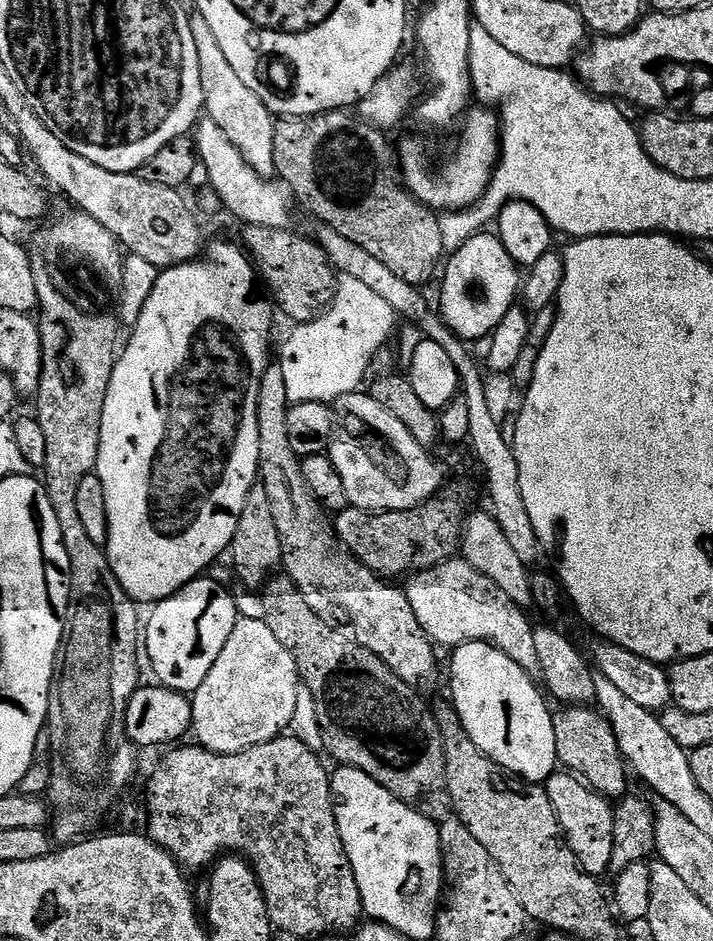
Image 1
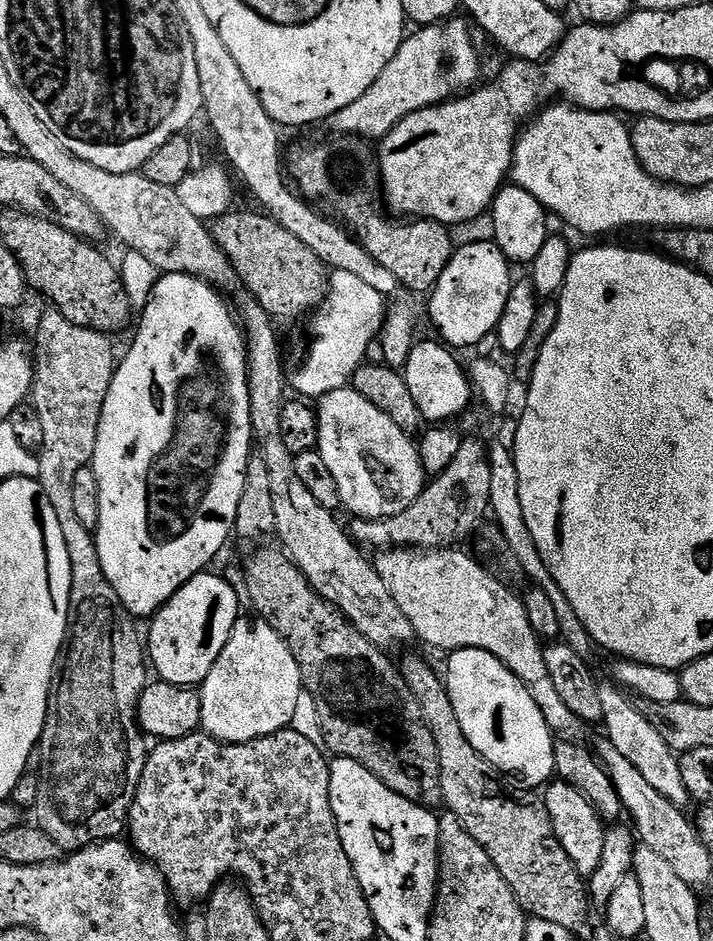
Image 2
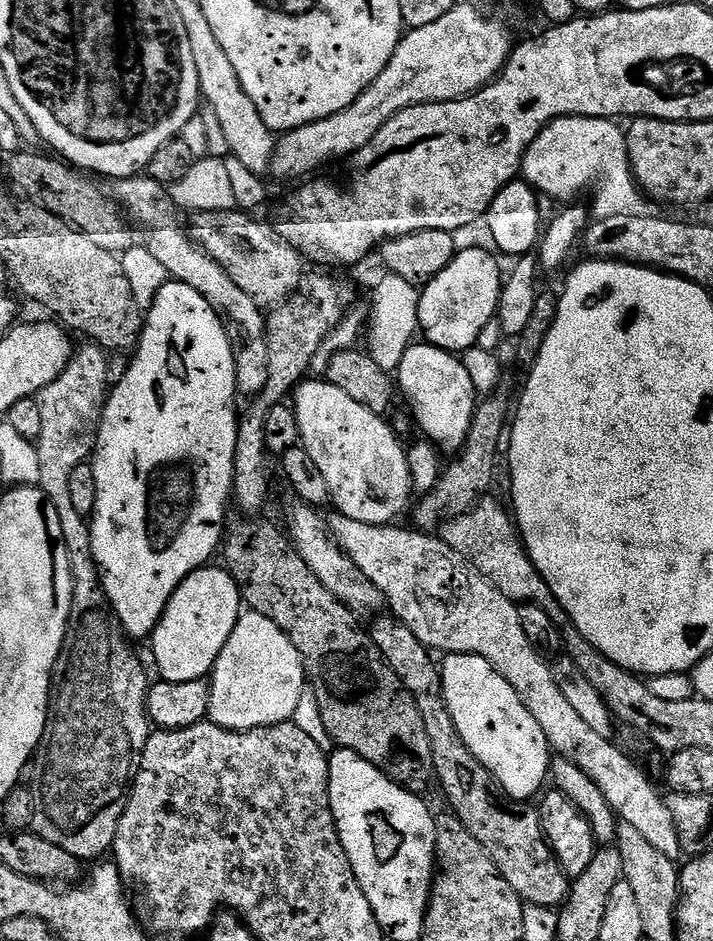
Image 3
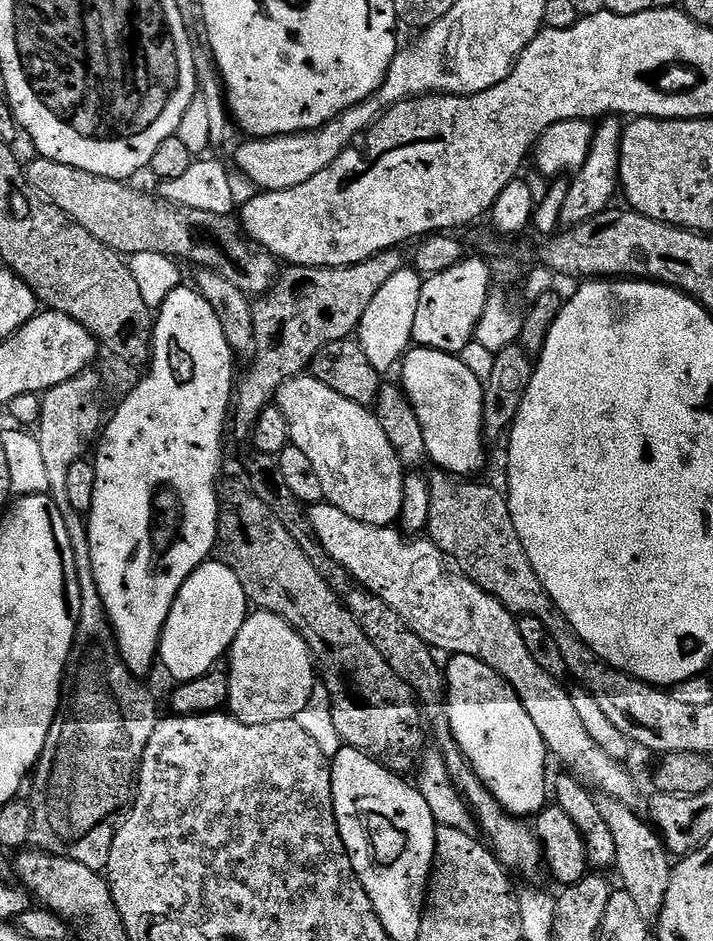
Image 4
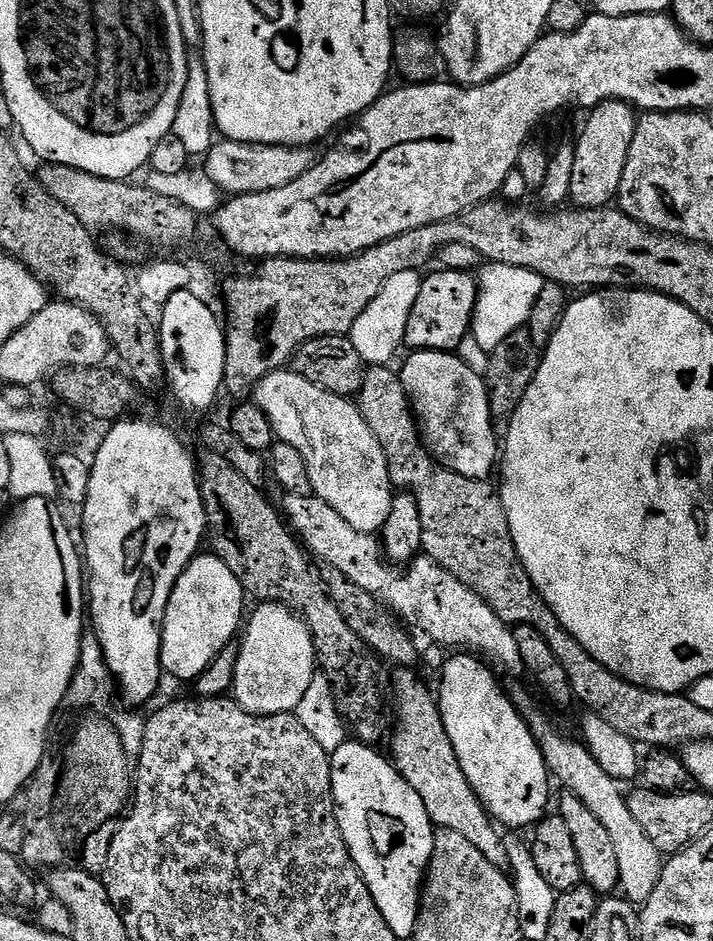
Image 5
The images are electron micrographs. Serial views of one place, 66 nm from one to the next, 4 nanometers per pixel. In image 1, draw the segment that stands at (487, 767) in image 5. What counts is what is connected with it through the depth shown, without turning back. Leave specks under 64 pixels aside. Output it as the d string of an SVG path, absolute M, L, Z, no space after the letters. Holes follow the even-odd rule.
M475 640L469 644L461 644L451 653L452 656L452 700L451 707L460 716L462 726L466 726L466 734L498 766L502 766L513 776L529 784L543 785L553 772L557 771L556 747L554 746L554 726L552 725L553 709L548 709L549 701L536 684L533 677L514 662L502 650L498 650L487 640Z

